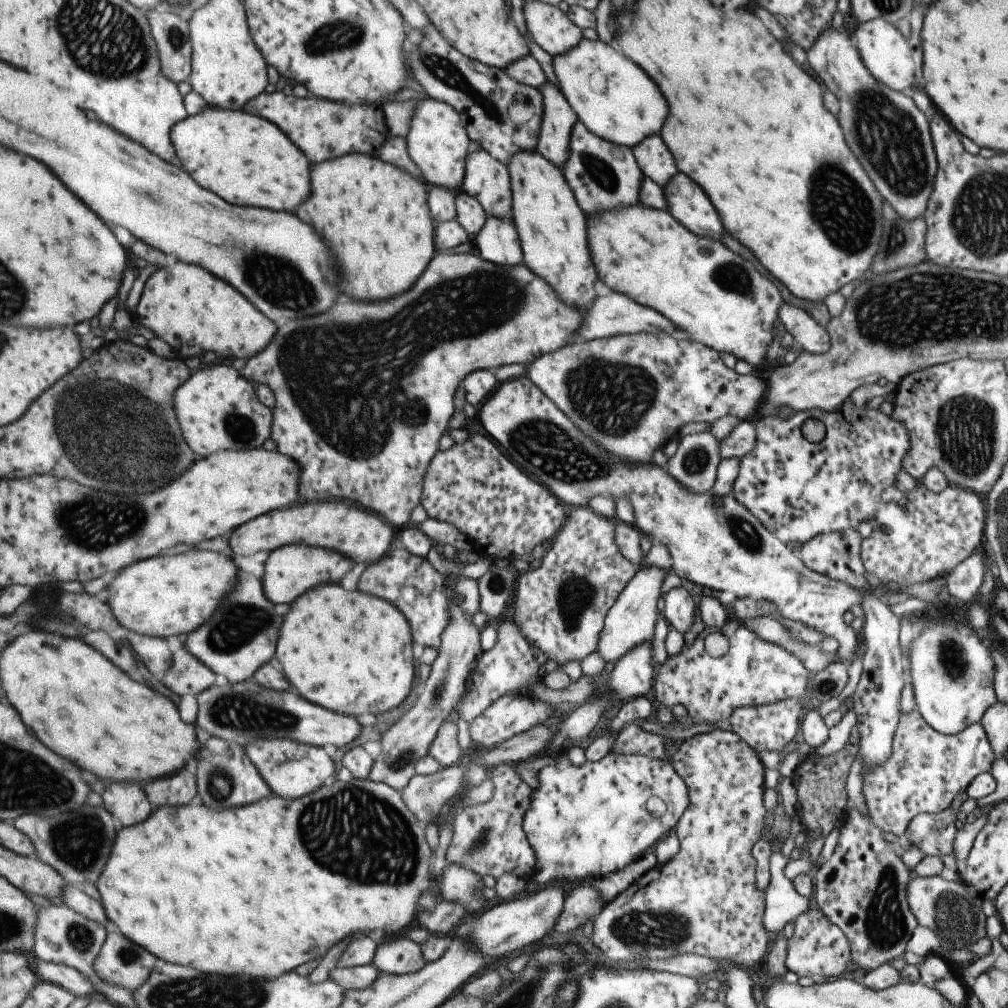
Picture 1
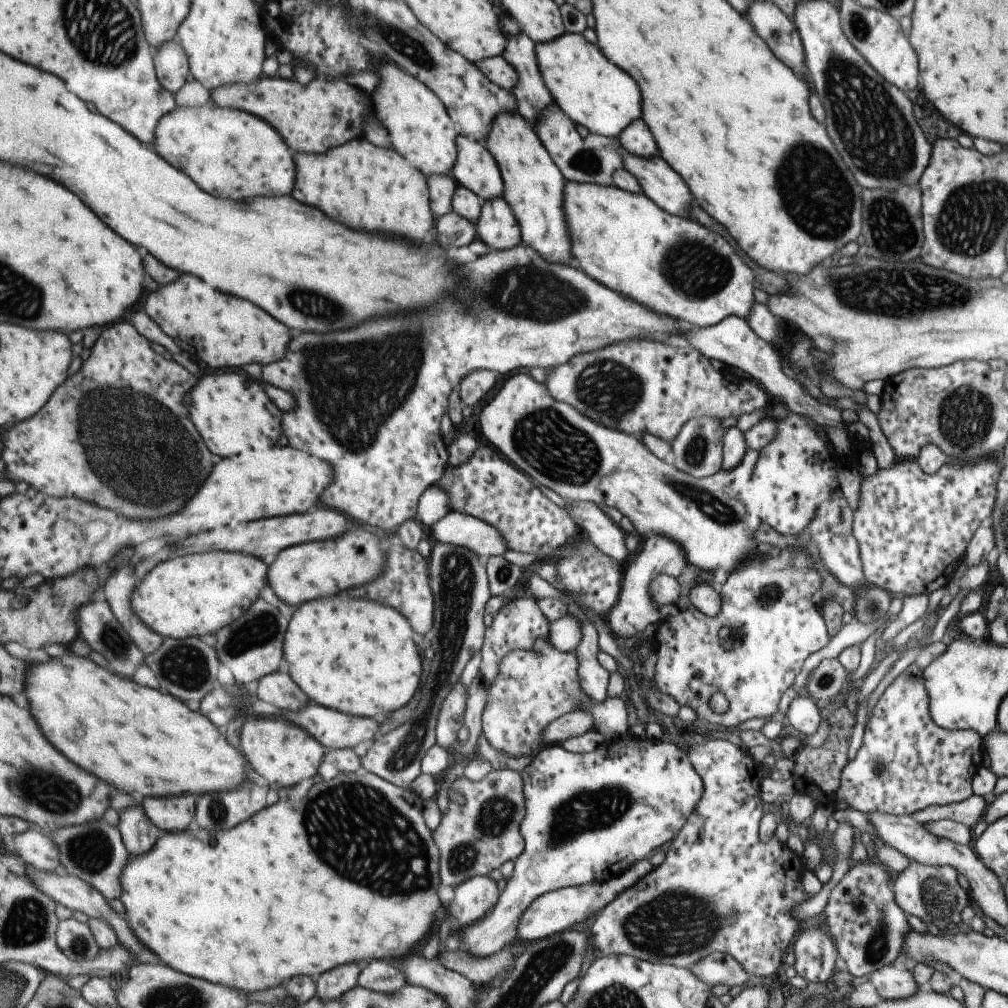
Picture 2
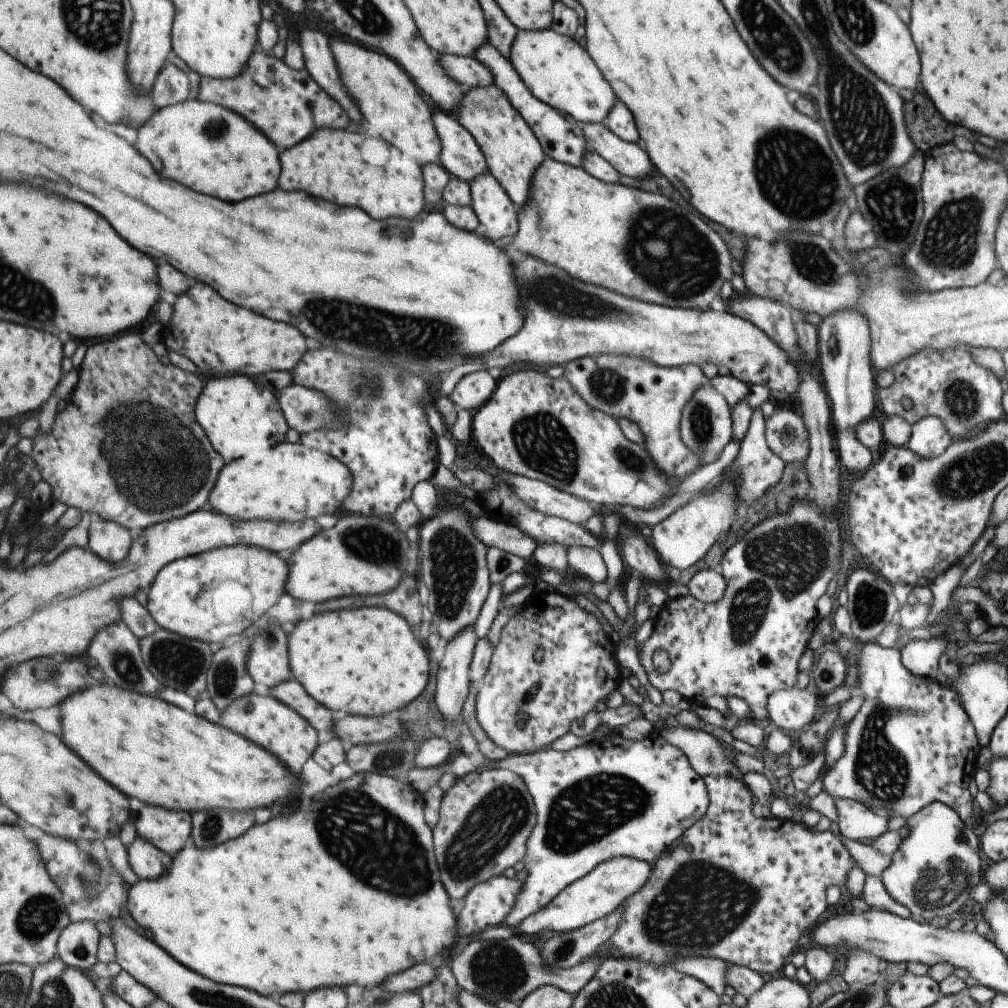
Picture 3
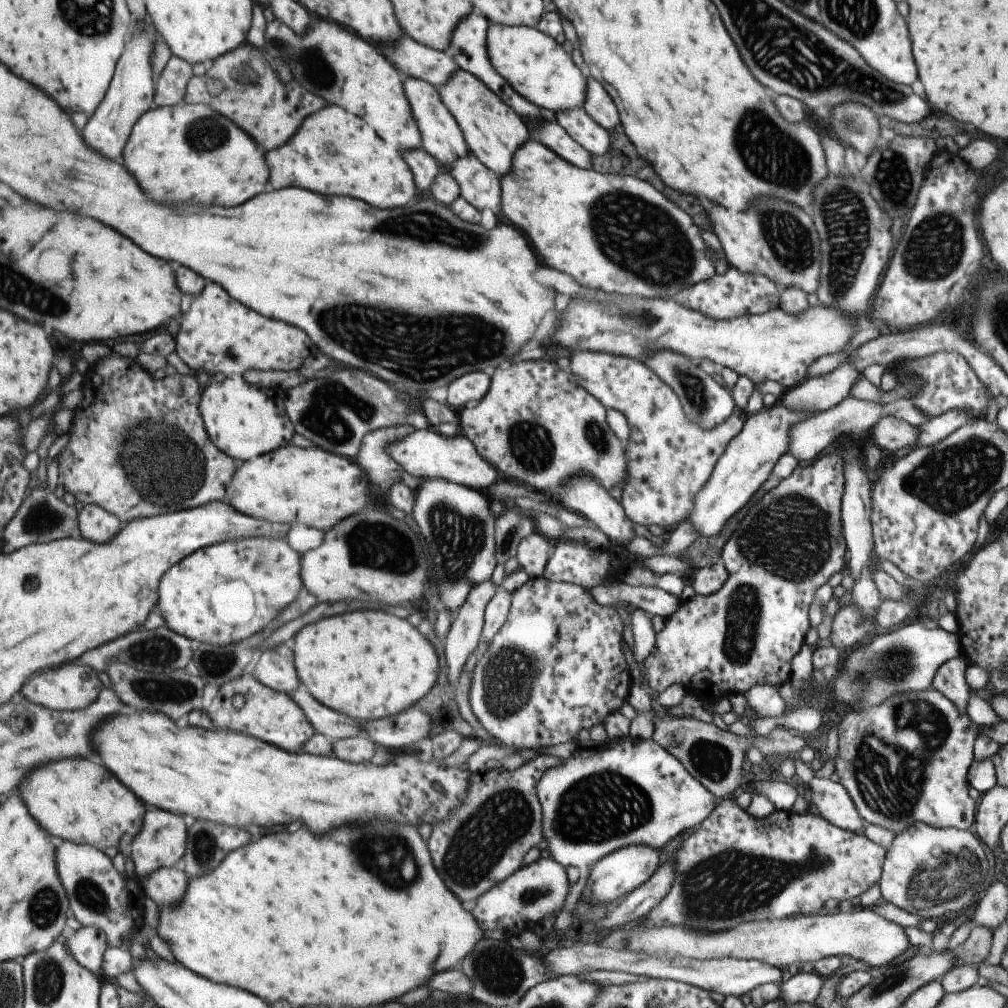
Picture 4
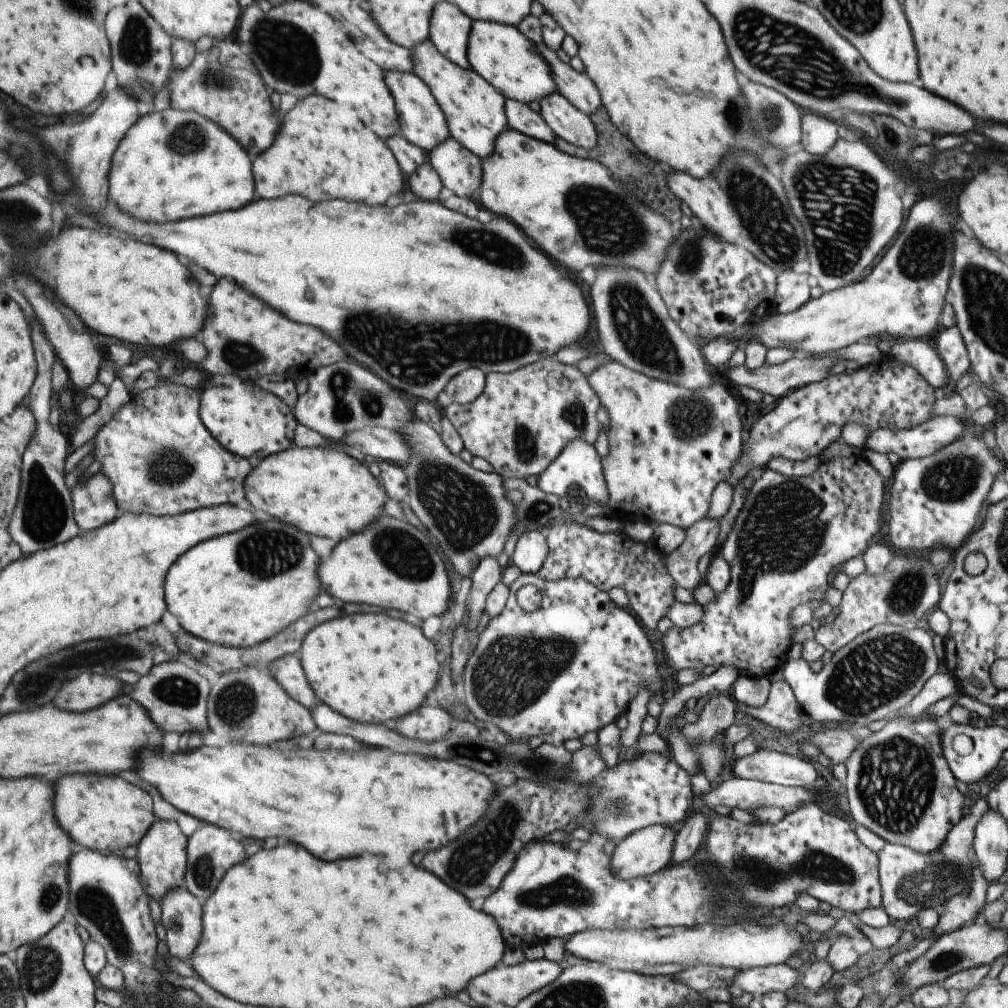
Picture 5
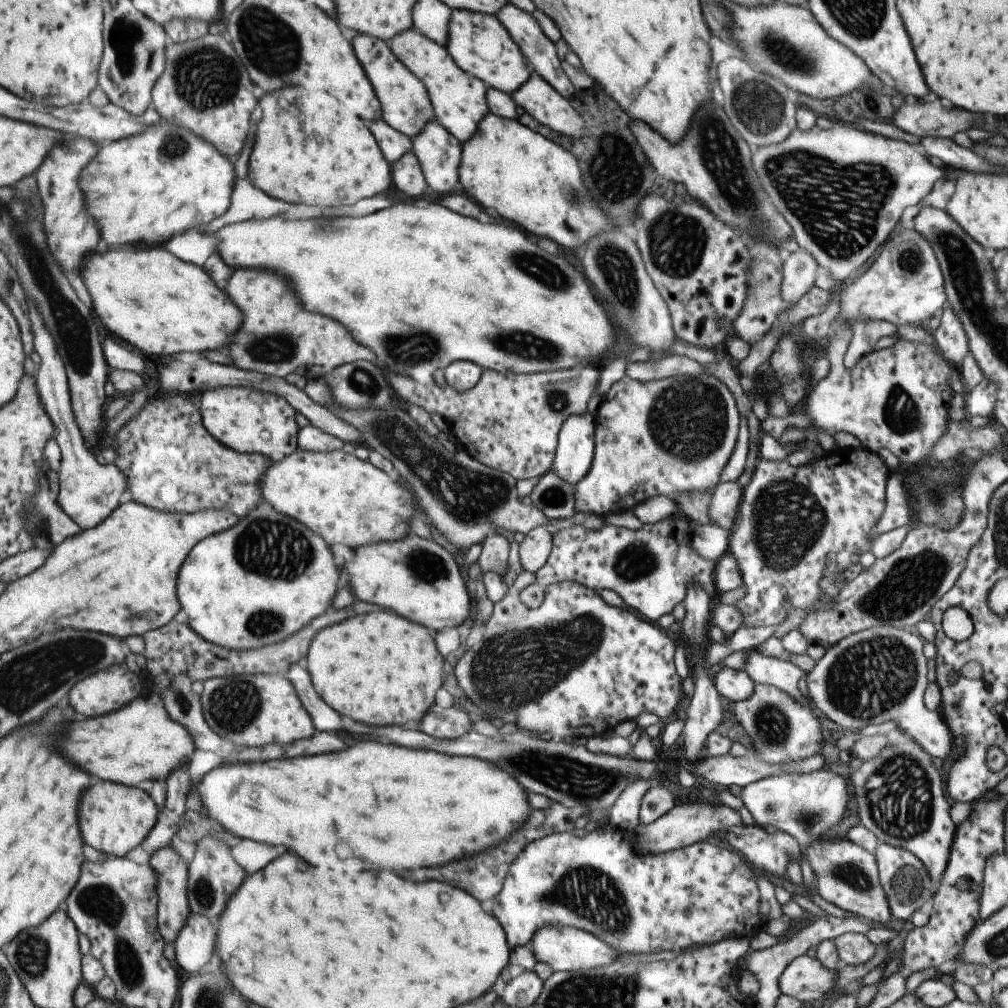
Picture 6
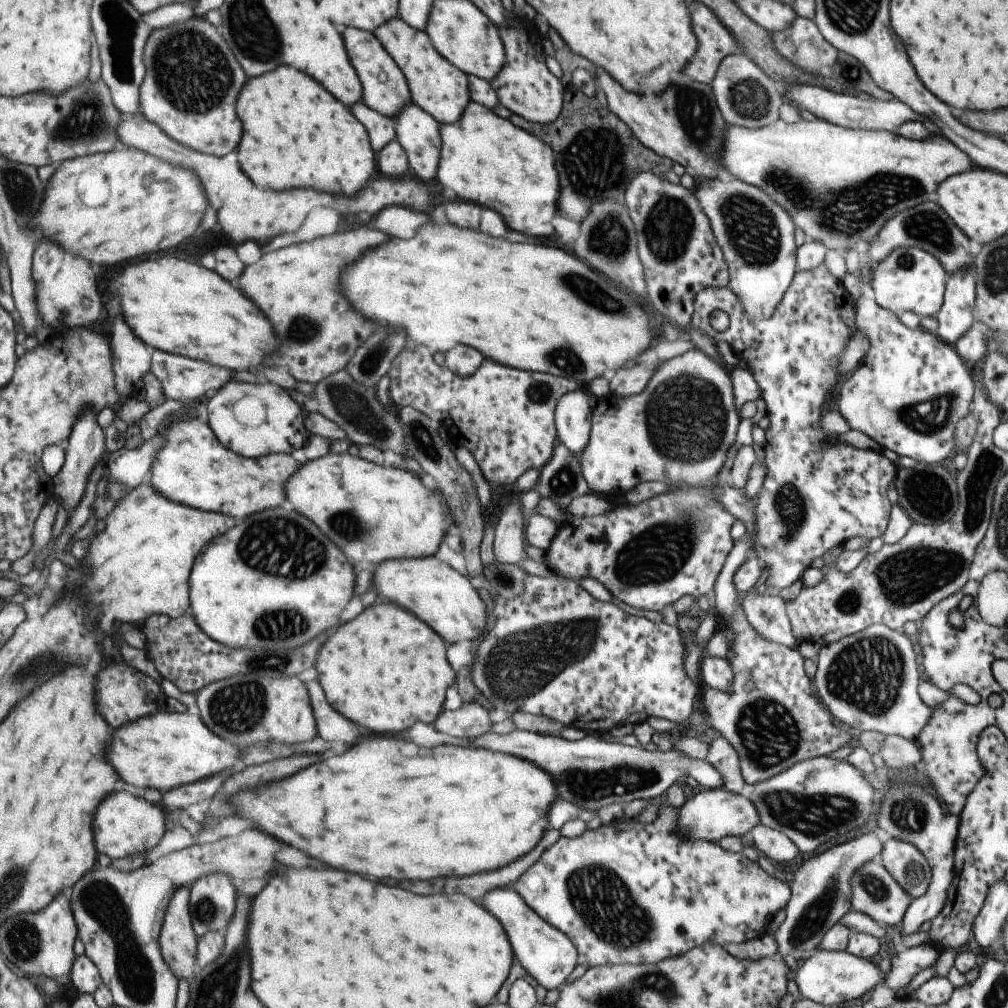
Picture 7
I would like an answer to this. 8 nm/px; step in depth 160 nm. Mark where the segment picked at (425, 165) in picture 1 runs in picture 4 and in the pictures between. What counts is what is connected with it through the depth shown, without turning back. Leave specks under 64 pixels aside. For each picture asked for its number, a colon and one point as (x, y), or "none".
2: (419, 129)
3: (382, 92)
4: (328, 61)

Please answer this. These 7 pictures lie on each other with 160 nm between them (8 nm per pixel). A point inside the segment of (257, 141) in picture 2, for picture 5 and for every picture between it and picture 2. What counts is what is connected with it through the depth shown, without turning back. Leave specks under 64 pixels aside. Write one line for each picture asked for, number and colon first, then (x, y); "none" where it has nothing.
3: (199, 144)
4: (186, 153)
5: (172, 164)

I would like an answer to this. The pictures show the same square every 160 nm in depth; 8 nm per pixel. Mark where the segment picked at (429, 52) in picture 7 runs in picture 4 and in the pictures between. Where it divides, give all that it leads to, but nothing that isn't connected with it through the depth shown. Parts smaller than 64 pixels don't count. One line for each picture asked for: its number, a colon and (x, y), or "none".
4: (492, 131)
5: (473, 110)
6: (458, 99)

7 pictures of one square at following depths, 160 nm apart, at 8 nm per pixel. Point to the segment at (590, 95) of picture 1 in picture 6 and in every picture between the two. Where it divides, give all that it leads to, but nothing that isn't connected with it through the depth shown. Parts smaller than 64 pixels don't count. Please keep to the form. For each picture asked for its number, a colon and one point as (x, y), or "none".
2: (601, 99)
3: (555, 70)
4: (529, 62)
5: (499, 53)
6: (478, 43)

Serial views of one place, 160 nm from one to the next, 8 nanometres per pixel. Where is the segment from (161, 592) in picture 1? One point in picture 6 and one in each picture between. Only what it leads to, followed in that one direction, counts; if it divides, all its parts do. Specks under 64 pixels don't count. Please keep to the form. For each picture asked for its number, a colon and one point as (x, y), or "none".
2: (189, 596)
3: (206, 597)
4: (225, 593)
5: (238, 590)
6: (253, 585)

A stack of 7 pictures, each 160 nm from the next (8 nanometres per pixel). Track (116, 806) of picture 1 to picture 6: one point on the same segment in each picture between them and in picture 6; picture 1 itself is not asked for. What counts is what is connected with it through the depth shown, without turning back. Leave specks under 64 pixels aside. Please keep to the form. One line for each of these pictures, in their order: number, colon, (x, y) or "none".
2: (139, 834)
3: (148, 862)
4: (166, 887)
5: (180, 924)
6: (194, 944)

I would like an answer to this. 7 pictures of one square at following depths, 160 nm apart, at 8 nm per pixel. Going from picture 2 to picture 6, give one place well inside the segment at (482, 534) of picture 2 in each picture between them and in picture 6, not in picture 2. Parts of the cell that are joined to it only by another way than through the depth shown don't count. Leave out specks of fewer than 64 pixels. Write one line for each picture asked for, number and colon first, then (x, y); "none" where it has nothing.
3: (493, 533)
4: (533, 550)
5: (530, 550)
6: (534, 549)

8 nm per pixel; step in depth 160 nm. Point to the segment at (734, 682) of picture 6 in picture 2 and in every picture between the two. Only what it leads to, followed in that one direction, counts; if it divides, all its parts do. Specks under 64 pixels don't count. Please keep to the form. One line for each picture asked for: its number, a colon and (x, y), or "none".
2: (802, 714)
3: (792, 709)
4: (763, 699)
5: (746, 691)

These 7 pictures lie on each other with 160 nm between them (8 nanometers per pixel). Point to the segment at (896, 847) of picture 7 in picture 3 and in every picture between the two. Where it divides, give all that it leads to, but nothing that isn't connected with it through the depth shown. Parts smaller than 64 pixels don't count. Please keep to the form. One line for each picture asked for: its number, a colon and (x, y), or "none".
3: (938, 861)
4: (928, 871)
5: (909, 881)
6: (902, 877)

